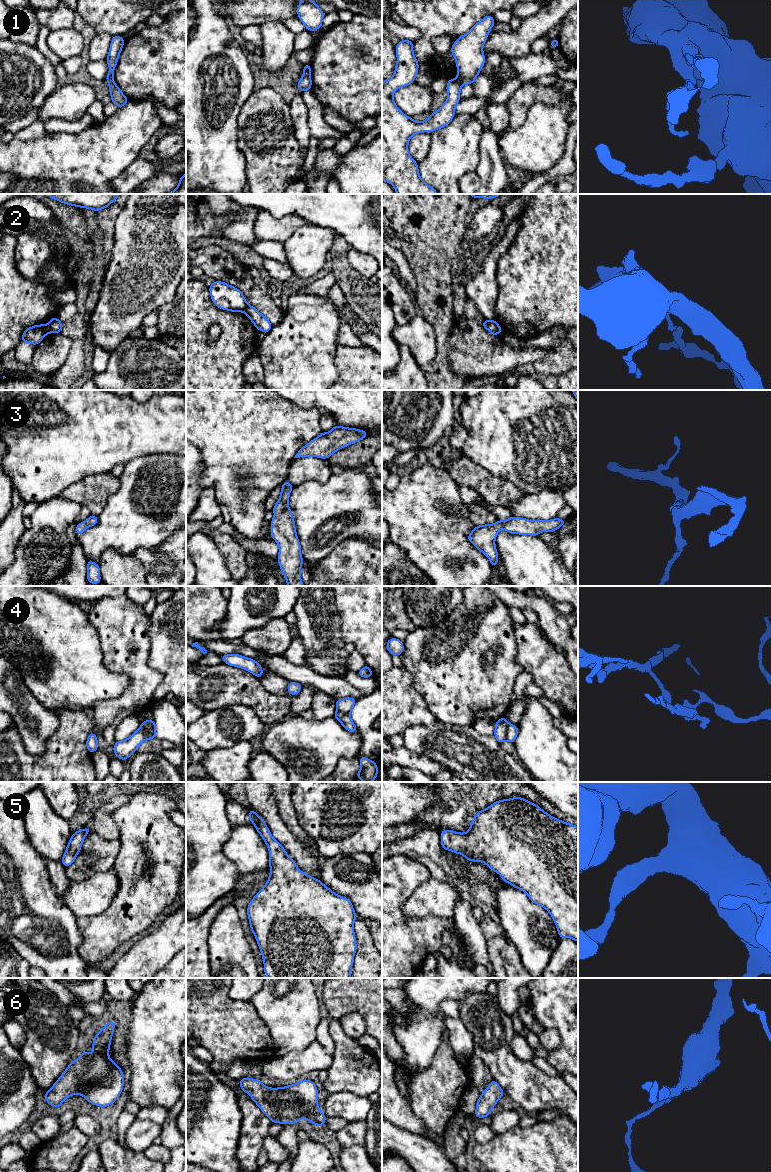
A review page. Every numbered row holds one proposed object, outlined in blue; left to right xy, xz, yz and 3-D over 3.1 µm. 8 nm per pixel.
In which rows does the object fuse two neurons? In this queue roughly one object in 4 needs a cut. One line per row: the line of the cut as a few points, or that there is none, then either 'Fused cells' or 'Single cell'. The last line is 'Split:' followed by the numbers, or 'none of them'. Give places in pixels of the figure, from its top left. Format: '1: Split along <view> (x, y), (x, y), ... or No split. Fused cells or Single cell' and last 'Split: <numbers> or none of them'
1: Split along xz (304, 72), (309, 75). Fused cells
2: Split along xz (247, 304), (242, 311). Fused cells
3: No split. Single cell
4: Split along yz (509, 724), (504, 740). Fused cells
5: No split. Single cell
6: No split. Single cell
Split: 1, 2, 4

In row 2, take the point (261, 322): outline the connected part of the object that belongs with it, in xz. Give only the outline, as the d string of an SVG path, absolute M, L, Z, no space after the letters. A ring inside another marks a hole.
M247 305L243 312L250 318L255 327L265 334L272 328L268 318L262 315L255 307Z

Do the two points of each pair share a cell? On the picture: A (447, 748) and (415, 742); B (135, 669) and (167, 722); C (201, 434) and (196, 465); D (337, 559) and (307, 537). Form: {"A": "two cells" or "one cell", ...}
{"A": "one cell", "B": "two cells", "C": "two cells", "D": "two cells"}

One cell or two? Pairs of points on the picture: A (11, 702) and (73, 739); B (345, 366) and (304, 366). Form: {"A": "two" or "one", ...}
{"A": "two", "B": "two"}

